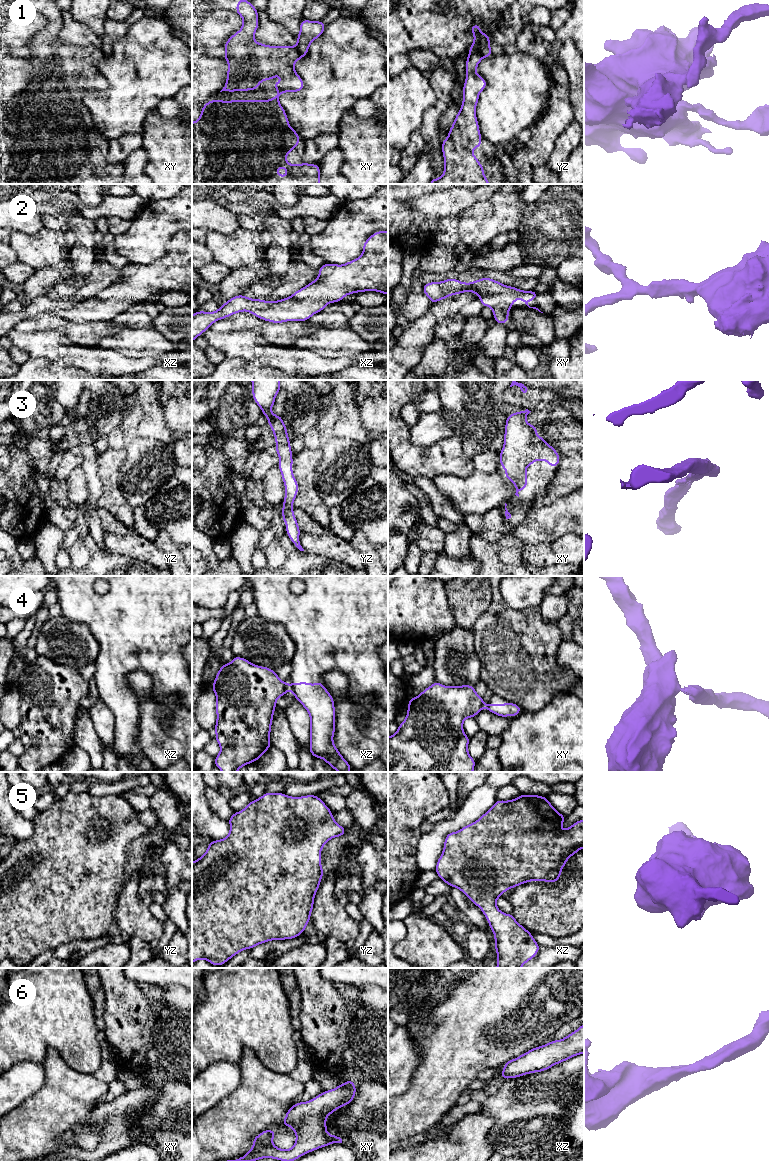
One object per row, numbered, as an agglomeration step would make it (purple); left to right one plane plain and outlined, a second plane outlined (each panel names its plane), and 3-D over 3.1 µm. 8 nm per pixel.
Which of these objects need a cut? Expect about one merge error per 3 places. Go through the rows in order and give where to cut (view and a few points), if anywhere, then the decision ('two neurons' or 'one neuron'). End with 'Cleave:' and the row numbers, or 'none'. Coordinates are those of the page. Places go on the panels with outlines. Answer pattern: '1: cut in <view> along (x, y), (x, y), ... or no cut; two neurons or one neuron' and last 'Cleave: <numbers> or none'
1: cut in yz along (469, 50), (475, 50), (484, 56); two neurons
2: no cut; one neuron
3: no cut; one neuron
4: cut in xz along (288, 685), (289, 688); two neurons
5: no cut; one neuron
6: no cut; one neuron
Cleave: 1, 4

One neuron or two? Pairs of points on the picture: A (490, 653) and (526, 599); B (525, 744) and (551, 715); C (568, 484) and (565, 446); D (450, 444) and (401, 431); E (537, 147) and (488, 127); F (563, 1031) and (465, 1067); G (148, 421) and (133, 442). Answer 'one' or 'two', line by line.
A: two
B: one
C: one
D: one
E: two
F: two
G: two

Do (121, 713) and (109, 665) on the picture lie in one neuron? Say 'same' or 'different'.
same

